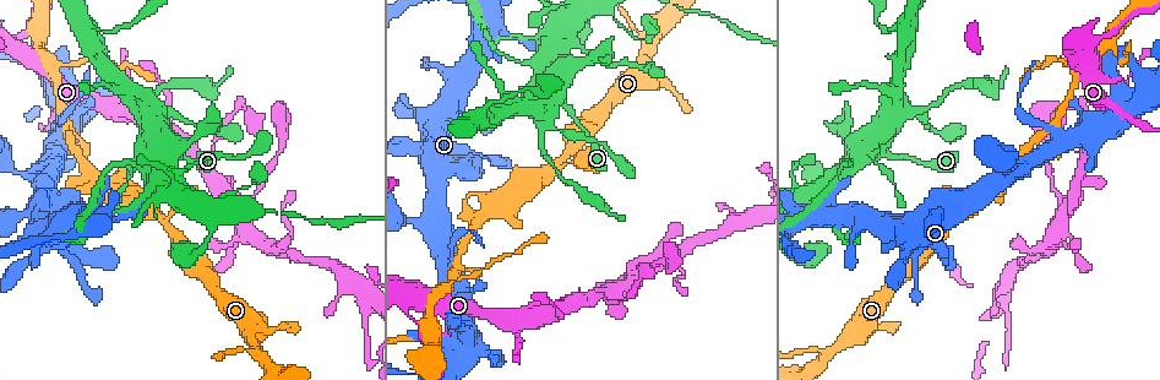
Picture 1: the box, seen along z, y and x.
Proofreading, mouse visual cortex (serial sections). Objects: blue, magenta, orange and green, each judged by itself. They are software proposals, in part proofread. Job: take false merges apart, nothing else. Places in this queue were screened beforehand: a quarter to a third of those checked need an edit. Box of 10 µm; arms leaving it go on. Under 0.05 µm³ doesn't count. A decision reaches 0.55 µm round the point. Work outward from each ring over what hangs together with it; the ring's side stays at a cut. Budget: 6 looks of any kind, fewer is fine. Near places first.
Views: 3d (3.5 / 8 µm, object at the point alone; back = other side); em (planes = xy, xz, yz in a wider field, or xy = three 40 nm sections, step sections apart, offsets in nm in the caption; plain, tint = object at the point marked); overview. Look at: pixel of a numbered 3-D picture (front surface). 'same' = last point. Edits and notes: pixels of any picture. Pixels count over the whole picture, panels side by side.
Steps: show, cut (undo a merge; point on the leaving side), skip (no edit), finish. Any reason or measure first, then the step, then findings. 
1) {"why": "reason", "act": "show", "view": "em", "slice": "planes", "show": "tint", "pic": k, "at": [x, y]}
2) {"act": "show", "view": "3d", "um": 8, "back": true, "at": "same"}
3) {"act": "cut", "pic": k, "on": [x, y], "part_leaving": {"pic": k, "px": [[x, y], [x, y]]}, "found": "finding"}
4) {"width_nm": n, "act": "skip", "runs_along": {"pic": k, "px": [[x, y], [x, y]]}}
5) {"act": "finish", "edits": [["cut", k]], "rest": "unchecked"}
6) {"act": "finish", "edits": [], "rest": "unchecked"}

{"why": "calibre changes", "act": "show", "view": "3d", "um": 8, "pic": 1, "at": [528, 60]}

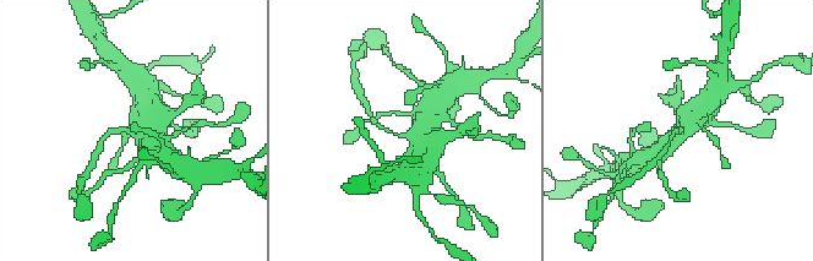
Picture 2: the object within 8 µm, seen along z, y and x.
{"why": "closer look", "act": "show", "view": "3d", "um": 3.5, "at": "same"}

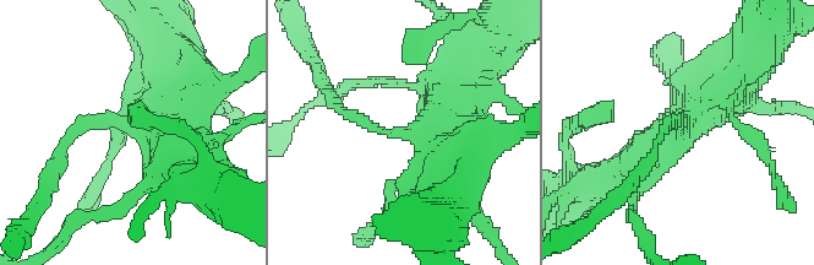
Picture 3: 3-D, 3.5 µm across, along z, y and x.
{"arms": 3, "arm_widths_nm": [150, 500, 500], "why": "need the tissue", "act": "show", "view": "em", "slice": "xy", "step": 5, "show": "tint", "pic": 3, "at": [681, 126]}

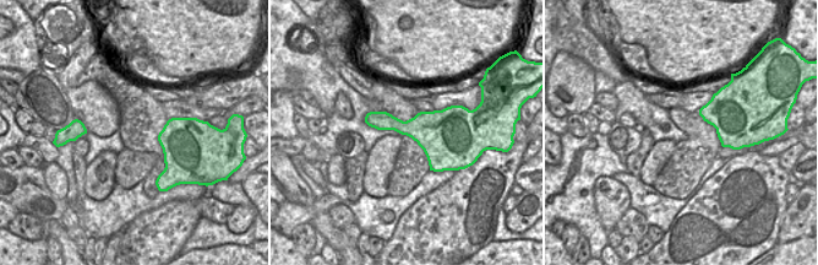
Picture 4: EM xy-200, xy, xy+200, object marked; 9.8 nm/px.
{"act": "skip", "found": "continuous, no second cell"}

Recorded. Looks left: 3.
{"why": "side arm on a straight run", "act": "show", "view": "3d", "um": 8, "back": true, "pic": 1, "at": [55, 133]}

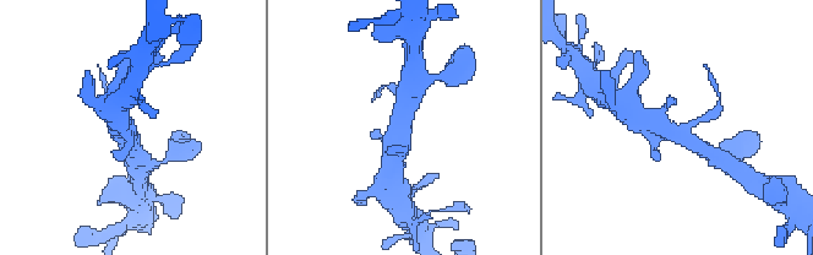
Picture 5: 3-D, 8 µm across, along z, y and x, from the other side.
{"act": "show", "view": "3d", "um": 3.5, "at": "same"}

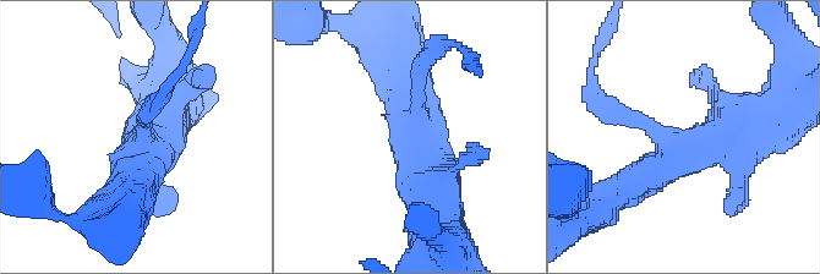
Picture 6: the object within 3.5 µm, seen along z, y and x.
{"why": "need the tissue", "act": "show", "view": "em", "slice": "xy", "step": 2, "show": "tint", "pic": 6, "at": [662, 137]}

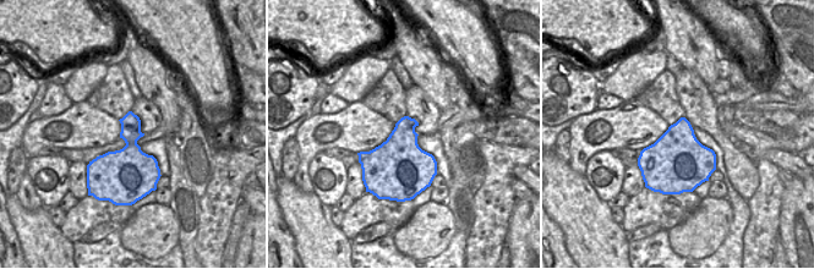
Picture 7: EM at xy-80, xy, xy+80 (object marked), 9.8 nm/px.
{"act": "skip", "runs_along": {"pic": 6, "px": [[640, 180], [777, 113]]}, "found": "continuous, no second cell"}

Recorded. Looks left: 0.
{"act": "finish", "edits": [], "rest": "unchecked"}

